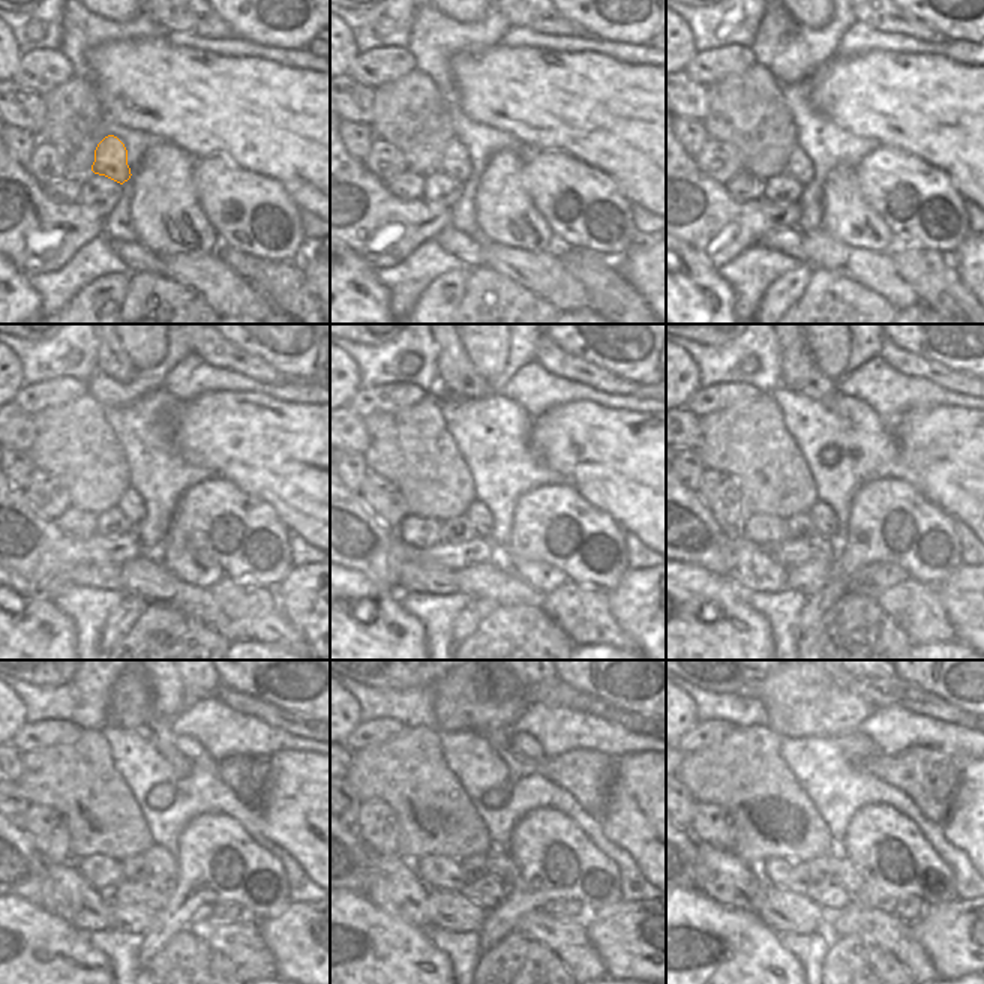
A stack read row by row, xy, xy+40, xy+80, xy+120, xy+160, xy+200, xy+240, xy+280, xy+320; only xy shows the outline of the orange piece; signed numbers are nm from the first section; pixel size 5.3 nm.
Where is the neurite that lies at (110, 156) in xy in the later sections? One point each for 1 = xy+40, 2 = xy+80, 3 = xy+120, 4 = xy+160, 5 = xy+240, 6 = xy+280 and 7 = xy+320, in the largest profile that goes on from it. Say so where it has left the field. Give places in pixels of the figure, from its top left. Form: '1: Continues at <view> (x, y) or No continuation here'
1: Continues at xy+40 (455, 164)
2: Continues at xy+80 (800, 167)
3: Continues at xy+120 (131, 504)
4: Continues at xy+160 (479, 513)
5: Continues at xy+240 (161, 863)
6: Continues at xy+280 (500, 864)
7: Continues at xy+320 (843, 872).

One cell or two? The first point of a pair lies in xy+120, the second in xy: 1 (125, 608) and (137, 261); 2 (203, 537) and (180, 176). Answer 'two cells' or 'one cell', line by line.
1: two cells
2: two cells

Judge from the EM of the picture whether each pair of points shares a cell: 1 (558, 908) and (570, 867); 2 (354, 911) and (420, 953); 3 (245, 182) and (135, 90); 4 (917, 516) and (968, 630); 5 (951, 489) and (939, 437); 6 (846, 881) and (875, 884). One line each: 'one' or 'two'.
1: two
2: one
3: two
4: two
5: one
6: two

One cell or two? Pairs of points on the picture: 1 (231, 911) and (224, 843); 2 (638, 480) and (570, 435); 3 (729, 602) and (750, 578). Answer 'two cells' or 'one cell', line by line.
1: two cells
2: one cell
3: two cells

